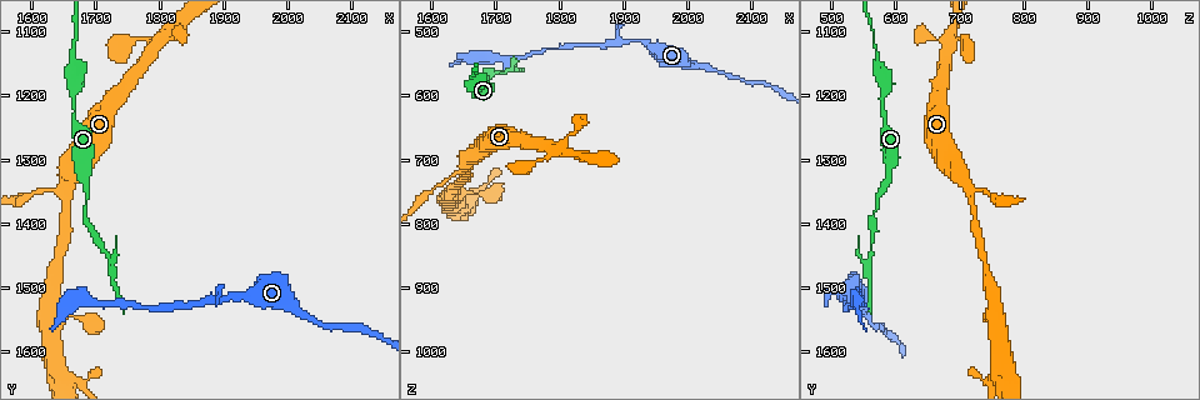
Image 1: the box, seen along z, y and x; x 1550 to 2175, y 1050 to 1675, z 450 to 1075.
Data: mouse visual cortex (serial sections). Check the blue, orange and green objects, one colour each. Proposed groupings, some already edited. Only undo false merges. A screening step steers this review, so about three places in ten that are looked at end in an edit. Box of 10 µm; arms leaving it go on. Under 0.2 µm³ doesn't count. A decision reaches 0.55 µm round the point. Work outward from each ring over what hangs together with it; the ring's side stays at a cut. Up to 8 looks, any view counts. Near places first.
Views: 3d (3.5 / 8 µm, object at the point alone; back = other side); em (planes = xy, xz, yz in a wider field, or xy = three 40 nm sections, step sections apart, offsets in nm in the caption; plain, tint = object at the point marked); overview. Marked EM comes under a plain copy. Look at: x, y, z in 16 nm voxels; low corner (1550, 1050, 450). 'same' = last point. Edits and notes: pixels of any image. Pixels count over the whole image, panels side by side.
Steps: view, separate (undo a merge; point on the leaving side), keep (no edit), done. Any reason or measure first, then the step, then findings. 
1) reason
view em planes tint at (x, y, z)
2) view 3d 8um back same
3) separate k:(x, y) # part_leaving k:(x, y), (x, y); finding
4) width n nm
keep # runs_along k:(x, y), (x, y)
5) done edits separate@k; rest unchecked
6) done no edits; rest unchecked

calibre changes
view 3d 8um at (1910, 1510, 515)

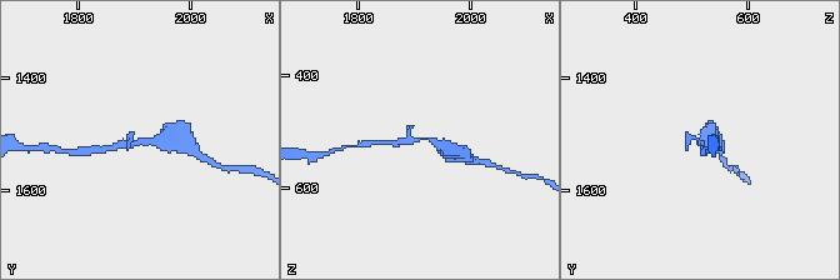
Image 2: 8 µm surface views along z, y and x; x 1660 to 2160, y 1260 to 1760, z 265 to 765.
shape alone is not enough
view em xy step 3 tint same

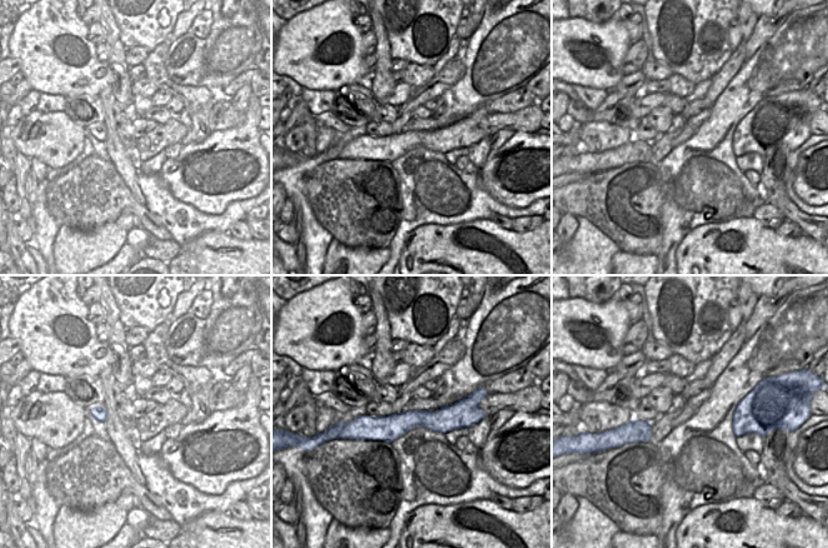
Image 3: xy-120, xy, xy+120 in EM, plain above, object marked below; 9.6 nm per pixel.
keep # runs_along 2:(173, 138), (121, 143), (105, 148); all the same cell

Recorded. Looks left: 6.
view 3d 3.5um at (1660, 1335, 710)

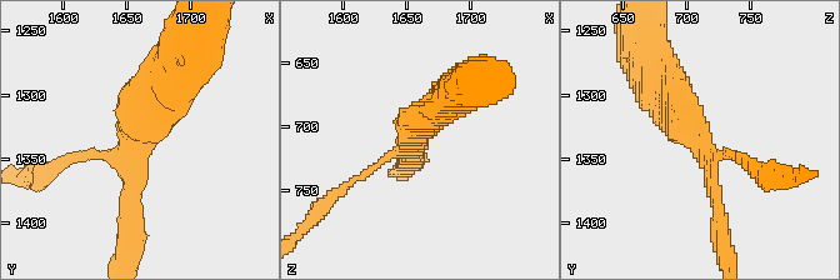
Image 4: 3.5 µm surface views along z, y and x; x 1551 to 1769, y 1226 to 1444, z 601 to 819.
view em xy step 5 tint at (1656, 1338, 708)

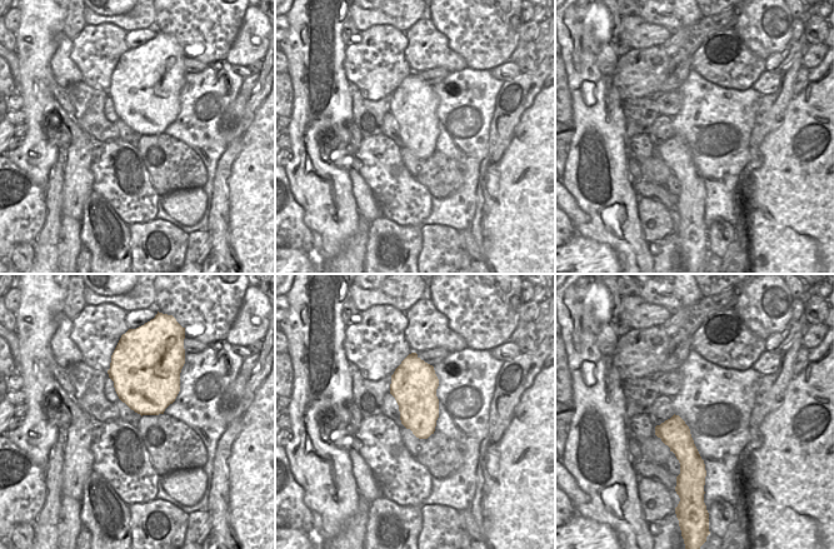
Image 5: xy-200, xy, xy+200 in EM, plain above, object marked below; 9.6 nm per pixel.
another direction
view em xy step 2 tint same

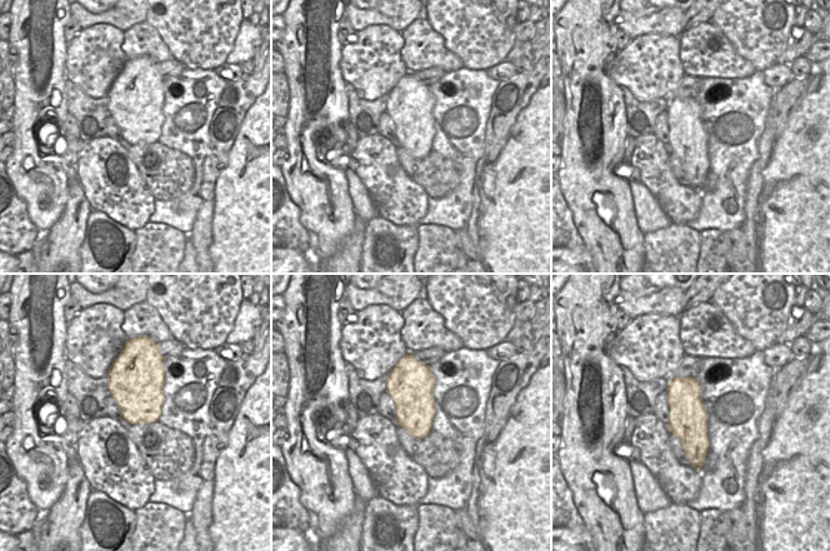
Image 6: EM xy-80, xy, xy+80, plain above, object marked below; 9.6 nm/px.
arm_widths 100, 200, 500 nm
keep # runs_along 4:(656, 84), (698, 138), (720, 223); one cell here

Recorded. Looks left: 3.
four arms meet
view 3d 3.5um at (1645, 1635, 775)

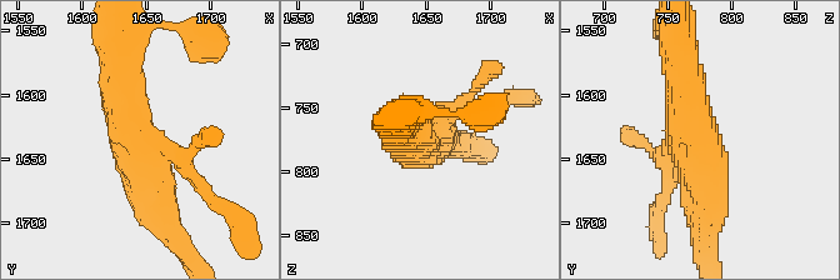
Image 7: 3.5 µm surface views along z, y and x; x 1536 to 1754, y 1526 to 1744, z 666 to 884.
view em xy step 5 tint at (1642, 1634, 770)

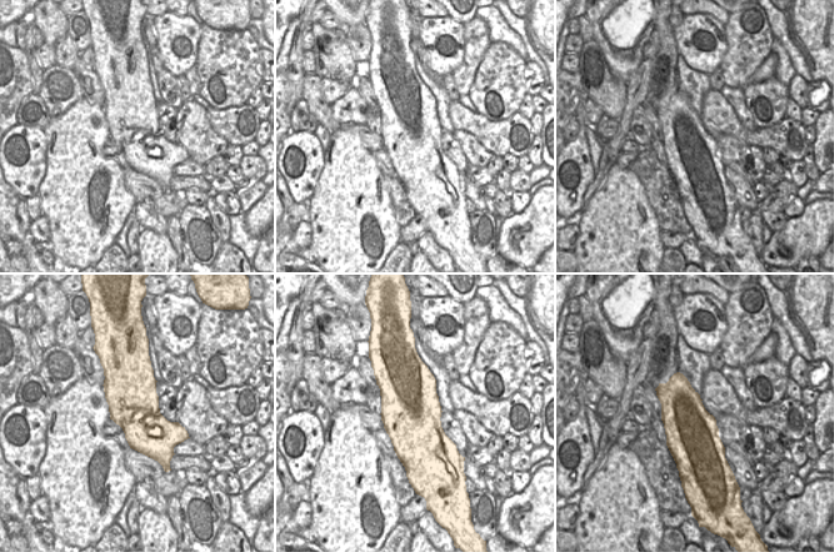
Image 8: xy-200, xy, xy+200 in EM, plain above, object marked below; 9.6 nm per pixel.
keep # runs_along 7:(120, 56), (139, 149), (193, 149); continuous, no second cell

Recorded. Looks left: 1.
done no edits; rest unchecked

